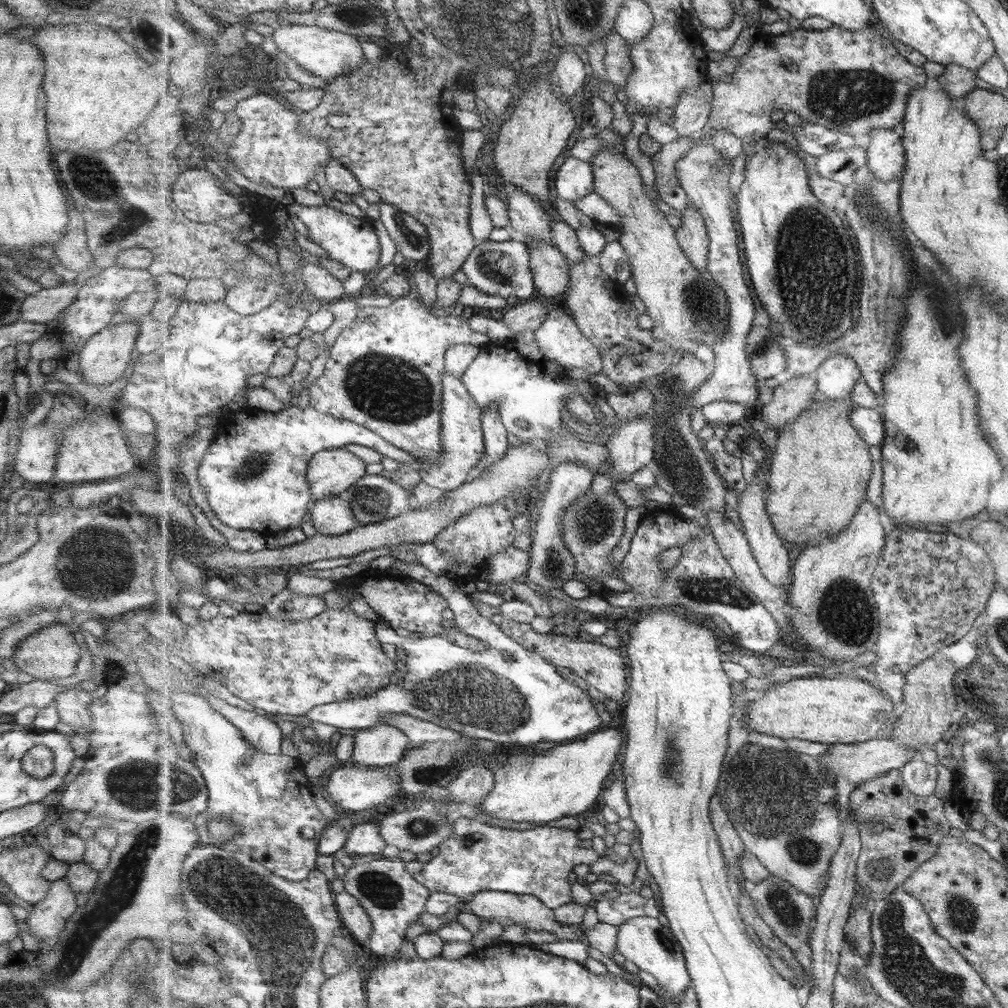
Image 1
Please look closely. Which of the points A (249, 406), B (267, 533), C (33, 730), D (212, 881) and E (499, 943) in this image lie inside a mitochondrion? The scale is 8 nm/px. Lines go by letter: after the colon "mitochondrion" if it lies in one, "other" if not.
A: other
B: other
C: other
D: mitochondrion
E: other

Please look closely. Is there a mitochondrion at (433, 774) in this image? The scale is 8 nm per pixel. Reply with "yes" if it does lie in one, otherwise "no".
yes

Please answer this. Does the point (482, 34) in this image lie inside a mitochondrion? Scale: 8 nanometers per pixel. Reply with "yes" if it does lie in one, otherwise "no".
yes

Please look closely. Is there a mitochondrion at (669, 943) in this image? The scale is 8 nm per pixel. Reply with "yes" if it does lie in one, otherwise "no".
yes

